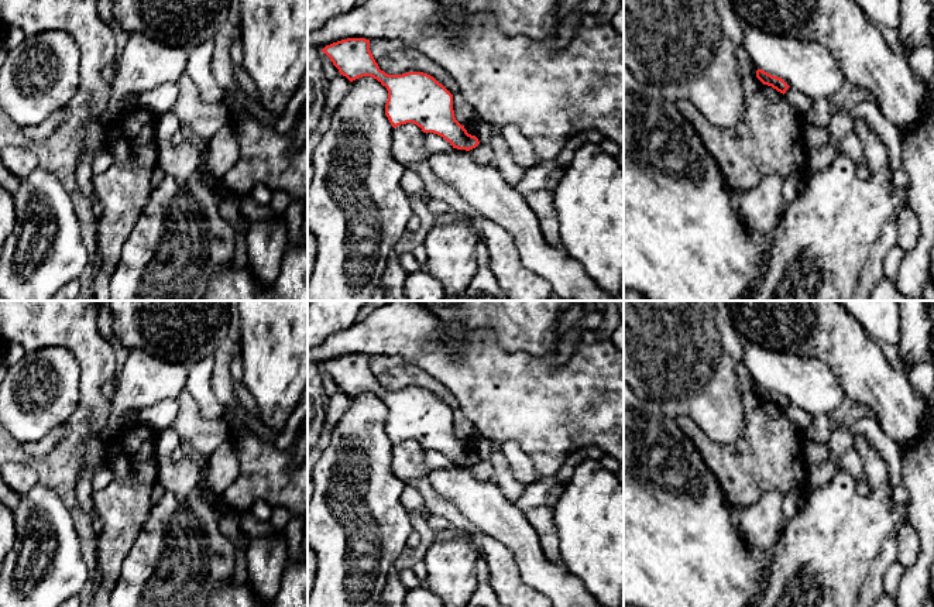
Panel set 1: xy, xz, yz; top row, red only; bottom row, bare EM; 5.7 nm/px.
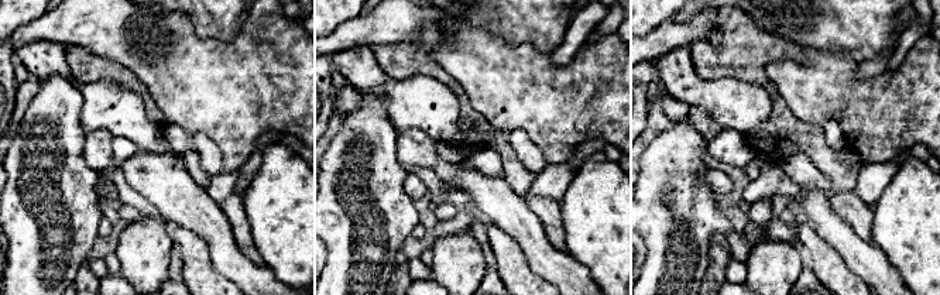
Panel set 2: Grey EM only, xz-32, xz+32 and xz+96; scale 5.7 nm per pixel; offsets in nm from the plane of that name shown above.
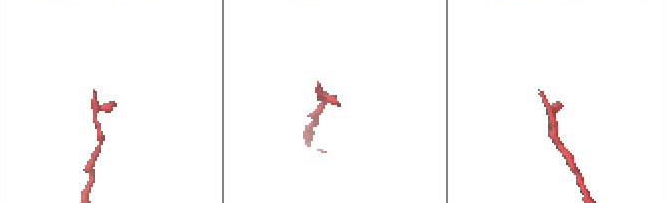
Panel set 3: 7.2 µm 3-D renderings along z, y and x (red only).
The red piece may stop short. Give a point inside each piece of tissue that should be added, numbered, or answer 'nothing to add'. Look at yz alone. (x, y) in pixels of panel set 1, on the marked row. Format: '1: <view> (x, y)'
nothing to add

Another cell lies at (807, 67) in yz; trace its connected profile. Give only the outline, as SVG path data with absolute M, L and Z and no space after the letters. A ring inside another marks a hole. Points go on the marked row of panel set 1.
M744 24L744 49L758 69L782 78L811 100L831 102L848 80L834 55L817 42Z

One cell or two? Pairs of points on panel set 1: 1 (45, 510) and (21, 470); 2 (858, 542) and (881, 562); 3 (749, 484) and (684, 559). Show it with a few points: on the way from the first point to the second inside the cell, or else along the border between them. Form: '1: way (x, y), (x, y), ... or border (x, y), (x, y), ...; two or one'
1: border (40, 482), (20, 496); two
2: border (896, 537), (885, 539), (862, 587); two
3: border (716, 477), (724, 493), (725, 503), (735, 510); two

